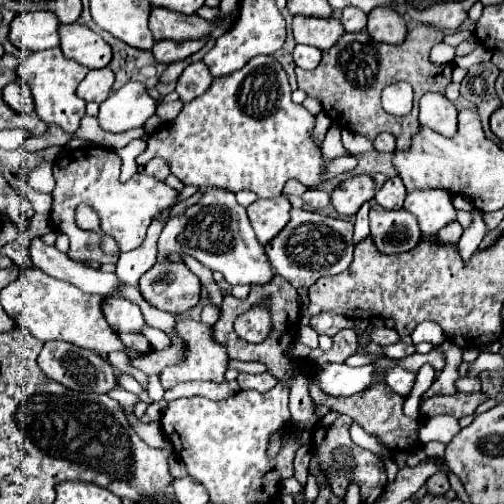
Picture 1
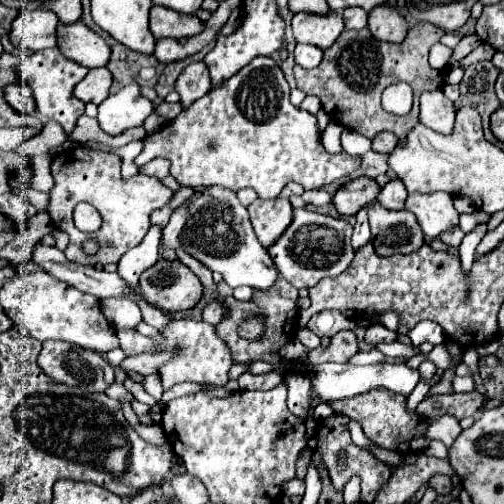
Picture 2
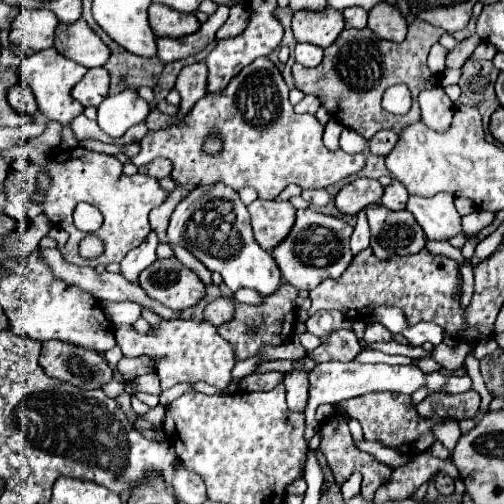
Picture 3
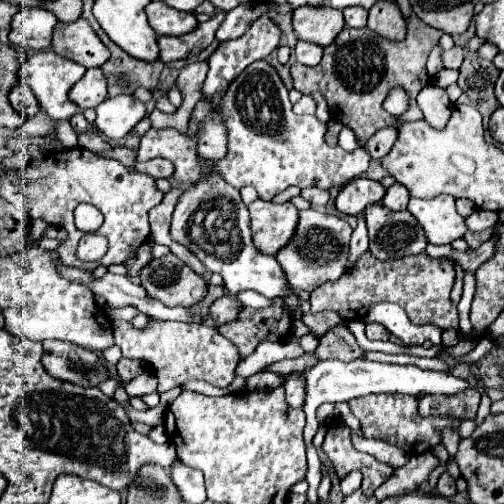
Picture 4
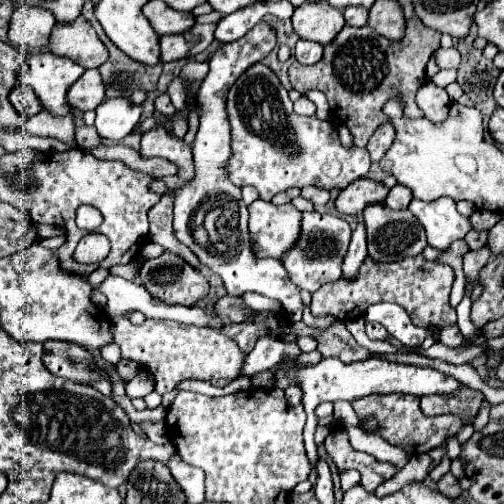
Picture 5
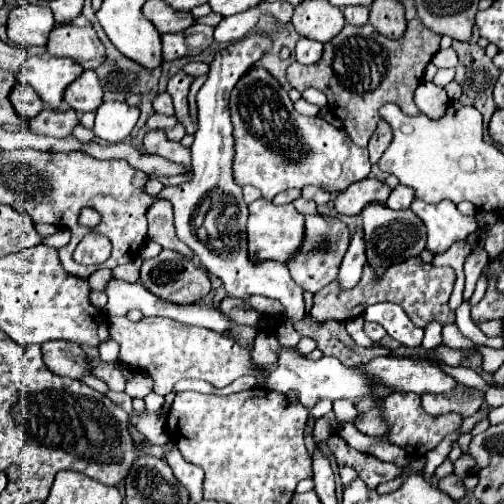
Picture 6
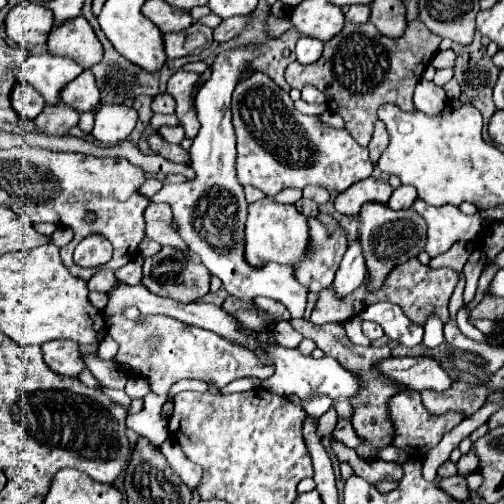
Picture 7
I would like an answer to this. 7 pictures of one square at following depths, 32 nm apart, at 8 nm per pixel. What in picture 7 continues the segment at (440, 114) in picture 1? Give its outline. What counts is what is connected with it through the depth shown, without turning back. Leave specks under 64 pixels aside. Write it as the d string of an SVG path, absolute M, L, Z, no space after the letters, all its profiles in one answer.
M420 80L416 84L416 90L414 90L414 106L416 106L416 110L420 110L428 116L434 116L434 114L442 112L444 106L446 106L444 88L436 86L434 82Z

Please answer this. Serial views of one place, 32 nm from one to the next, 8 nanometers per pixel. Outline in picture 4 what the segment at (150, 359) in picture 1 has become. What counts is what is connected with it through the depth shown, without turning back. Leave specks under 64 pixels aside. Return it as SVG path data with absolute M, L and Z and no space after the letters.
M122 358L116 368L118 368L118 376L122 380L122 384L128 384L134 376L142 374L144 372L144 362L136 362L136 360L128 360L128 358Z

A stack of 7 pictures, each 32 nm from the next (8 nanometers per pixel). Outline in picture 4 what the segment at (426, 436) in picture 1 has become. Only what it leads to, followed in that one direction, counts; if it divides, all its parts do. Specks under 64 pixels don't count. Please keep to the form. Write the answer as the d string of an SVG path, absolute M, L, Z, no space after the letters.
M446 428L446 434L442 432L442 444L446 446L446 450L448 450L450 458L454 458L454 456L456 456L458 442L460 442L460 438L458 438L458 432L452 432L452 428Z

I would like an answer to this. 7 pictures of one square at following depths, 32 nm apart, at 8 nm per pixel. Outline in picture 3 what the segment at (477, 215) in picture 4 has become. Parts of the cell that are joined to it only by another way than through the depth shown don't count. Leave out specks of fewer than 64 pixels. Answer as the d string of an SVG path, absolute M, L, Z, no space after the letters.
M476 210L476 212L468 214L468 216L464 216L464 218L462 218L464 232L466 232L466 234L476 234L476 232L484 230L486 226L492 224L494 216L496 216L494 212L484 212L484 210Z

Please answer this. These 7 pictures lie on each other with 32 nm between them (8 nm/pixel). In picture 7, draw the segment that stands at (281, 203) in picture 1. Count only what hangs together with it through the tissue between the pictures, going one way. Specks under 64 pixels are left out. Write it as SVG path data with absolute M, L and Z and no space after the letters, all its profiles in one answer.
M272 198L252 202L248 206L248 220L244 232L246 232L244 258L254 268L262 268L268 262L294 266L306 260L308 256L308 244L310 244L308 218L302 212L298 212L296 206L292 204L278 204Z

